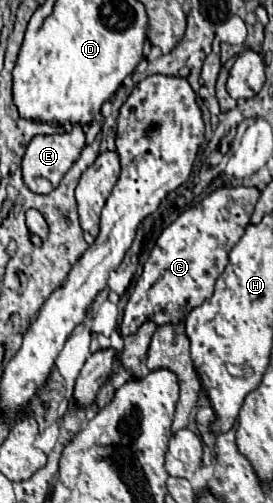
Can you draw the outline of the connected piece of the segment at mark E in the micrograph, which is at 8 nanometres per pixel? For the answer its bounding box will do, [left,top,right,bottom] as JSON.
[22,126,84,194]

